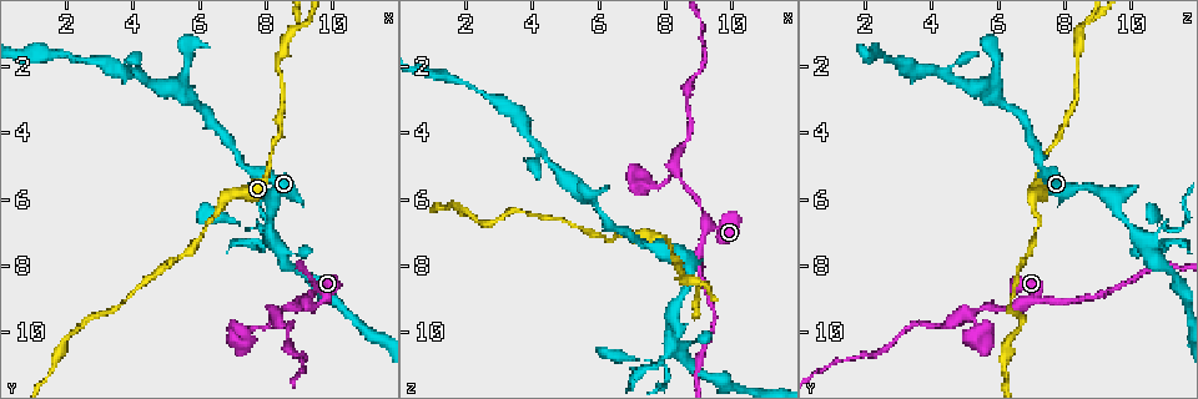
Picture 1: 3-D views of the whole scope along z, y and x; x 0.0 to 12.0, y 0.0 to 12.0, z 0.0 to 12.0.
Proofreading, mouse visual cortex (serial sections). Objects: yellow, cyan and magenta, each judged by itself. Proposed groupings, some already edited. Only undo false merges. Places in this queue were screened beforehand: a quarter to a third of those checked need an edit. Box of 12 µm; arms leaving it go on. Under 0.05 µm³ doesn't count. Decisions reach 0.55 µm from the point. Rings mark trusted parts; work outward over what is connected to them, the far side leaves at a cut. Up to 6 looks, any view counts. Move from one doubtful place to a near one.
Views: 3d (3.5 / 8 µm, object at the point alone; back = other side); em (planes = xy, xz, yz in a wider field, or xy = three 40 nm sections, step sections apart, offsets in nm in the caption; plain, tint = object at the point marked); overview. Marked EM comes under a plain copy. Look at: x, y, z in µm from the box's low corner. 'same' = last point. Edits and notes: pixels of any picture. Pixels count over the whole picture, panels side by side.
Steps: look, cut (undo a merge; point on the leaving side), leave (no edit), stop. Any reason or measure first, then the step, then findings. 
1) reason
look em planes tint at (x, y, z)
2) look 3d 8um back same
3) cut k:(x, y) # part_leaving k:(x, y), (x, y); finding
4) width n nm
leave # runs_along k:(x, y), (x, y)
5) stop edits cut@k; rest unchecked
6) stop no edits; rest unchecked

abrupt turn
look 3d 3.5um back at (9.1, 9.3, 6.2)

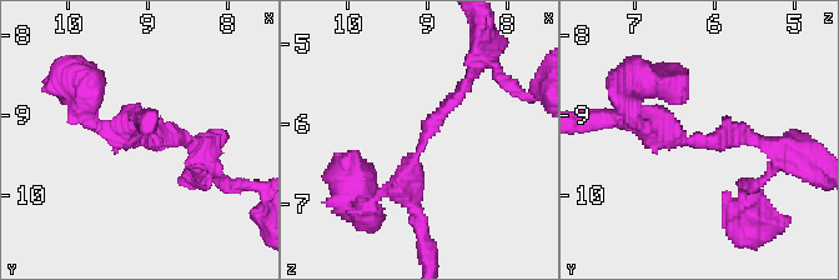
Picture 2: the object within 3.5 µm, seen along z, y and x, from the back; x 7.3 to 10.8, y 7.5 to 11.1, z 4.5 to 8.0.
arm_widths 150, 200 nm
look em xy step 2 tint at (9.10, 9.30, 6.30)

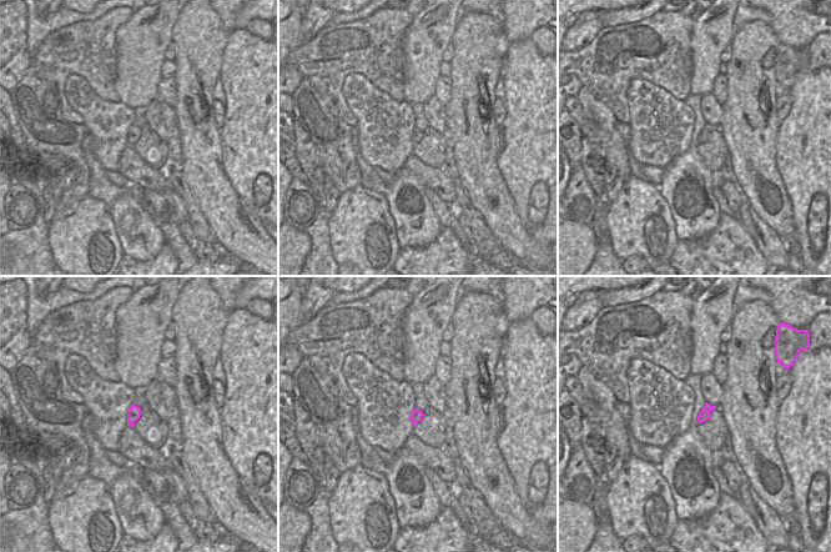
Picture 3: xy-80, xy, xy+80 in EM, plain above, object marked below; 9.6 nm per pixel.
leave # all the same cell

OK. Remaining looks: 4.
narrows sharply
look 3d 3.5um at (7.5, 6.9, 10.9)

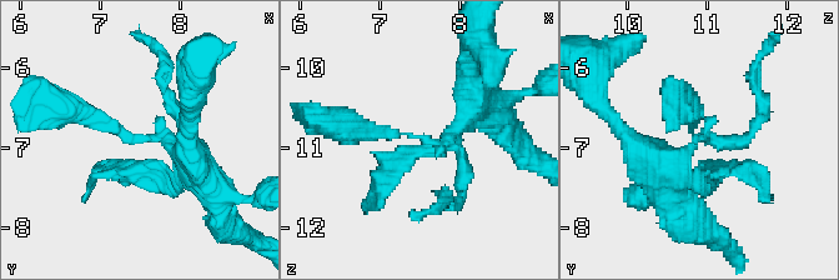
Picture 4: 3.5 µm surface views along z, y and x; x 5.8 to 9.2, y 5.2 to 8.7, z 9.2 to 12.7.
arm_widths 250, 300 nm
look em xy step 5 tint at (7.40, 6.85, 10.90)

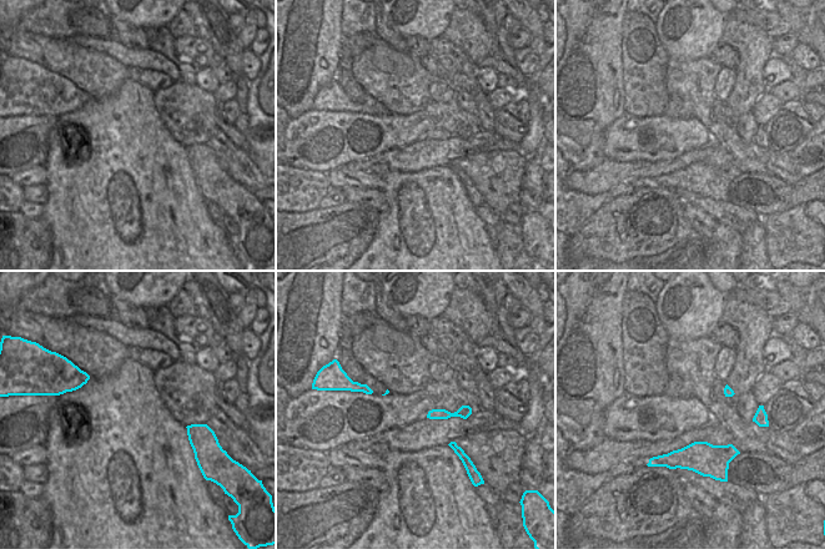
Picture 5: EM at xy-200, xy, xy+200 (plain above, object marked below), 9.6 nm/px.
leave # runs_along 5:(468, 411), (454, 414), (431, 414); all the same cell

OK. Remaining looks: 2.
stop no edits; rest unchecked

